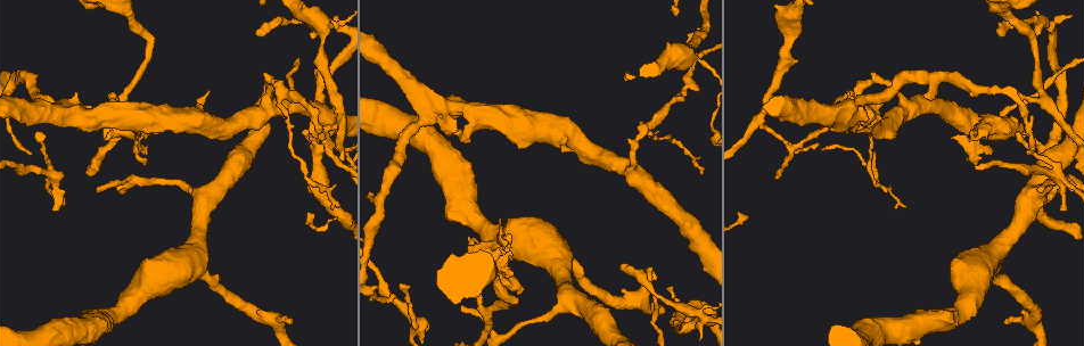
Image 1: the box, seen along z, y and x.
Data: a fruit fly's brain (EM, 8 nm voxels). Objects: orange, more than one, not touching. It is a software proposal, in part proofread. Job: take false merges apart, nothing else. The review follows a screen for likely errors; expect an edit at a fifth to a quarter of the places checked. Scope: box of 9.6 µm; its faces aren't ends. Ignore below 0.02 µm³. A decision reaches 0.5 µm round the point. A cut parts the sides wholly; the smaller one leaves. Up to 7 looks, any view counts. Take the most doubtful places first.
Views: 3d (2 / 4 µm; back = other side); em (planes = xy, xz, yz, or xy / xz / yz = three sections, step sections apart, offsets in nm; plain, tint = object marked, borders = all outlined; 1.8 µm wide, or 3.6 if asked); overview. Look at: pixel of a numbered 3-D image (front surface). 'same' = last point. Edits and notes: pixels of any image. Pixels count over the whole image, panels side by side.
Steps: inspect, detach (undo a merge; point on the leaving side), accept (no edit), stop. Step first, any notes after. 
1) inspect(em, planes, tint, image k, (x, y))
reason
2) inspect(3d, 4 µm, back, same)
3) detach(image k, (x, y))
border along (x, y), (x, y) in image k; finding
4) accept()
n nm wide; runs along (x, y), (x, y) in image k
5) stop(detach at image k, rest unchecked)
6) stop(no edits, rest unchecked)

inspect(em, 3.6 µm, planes, plain, image 1, (836, 111))
abrupt turn

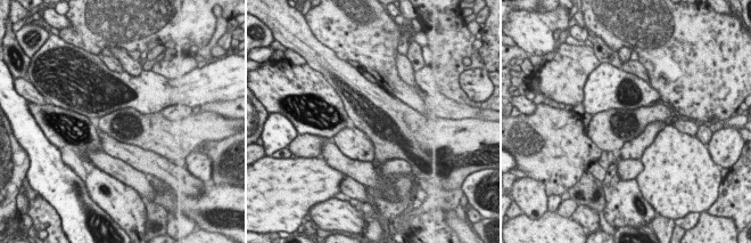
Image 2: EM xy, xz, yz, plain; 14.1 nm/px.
inspect(em, 3.6 µm, planes, tint, same)

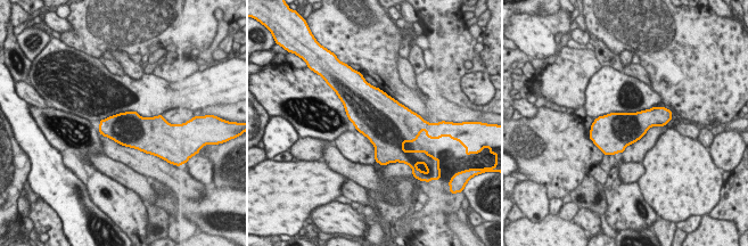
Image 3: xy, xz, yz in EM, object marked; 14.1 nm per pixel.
accept()
480 nm wide; all the same neuron

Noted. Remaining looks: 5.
inspect(em, 3.6 µm, planes, tint, image 1, (1054, 172))

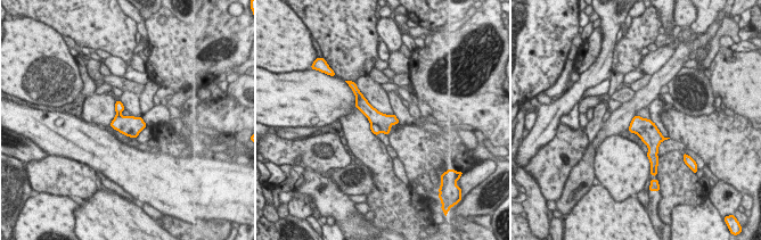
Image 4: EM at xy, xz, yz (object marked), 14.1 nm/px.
detach(image 4, (384, 122))
260 nm wide; border along (370, 123), (375, 123), (381, 131) in image 4; two neurons meet here

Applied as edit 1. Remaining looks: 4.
inspect(overview)

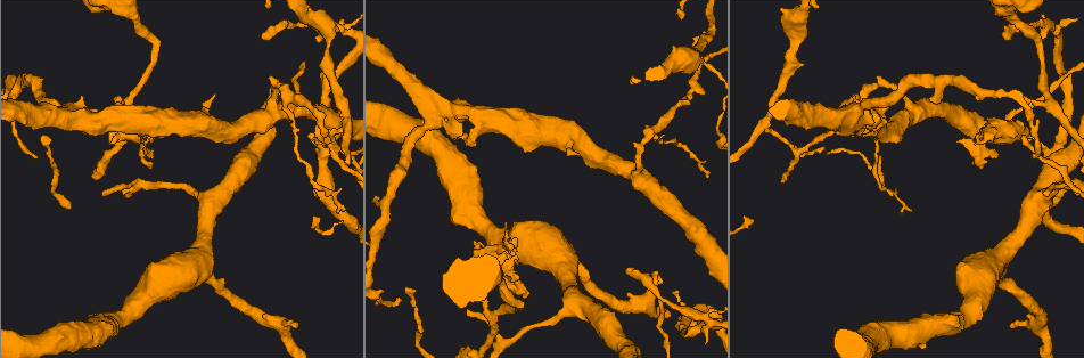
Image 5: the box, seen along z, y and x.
inspect(3d, 2 µm, image 5, (1037, 323))
branch point

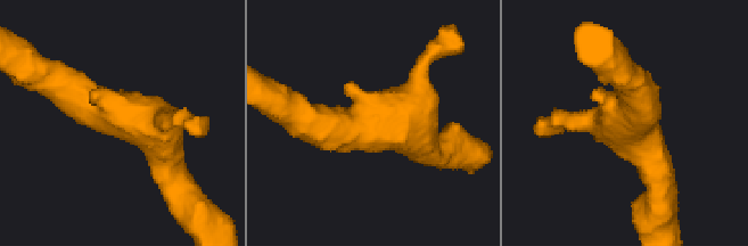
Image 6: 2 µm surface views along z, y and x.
inspect(em, xy, step 16, tint, image 6, (144, 128))
shape alone is not enough

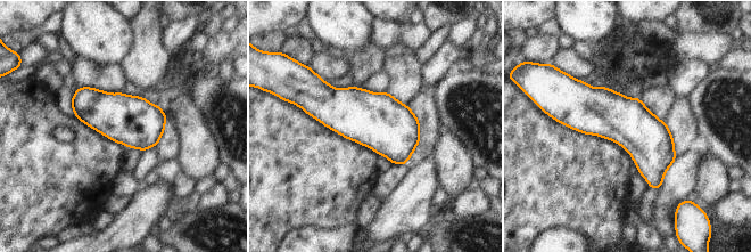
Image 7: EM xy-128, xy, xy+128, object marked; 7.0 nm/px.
accept()
340 nm wide; continuous, no second neuron

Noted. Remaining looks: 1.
stop(detach at image 4, rest unchecked)

